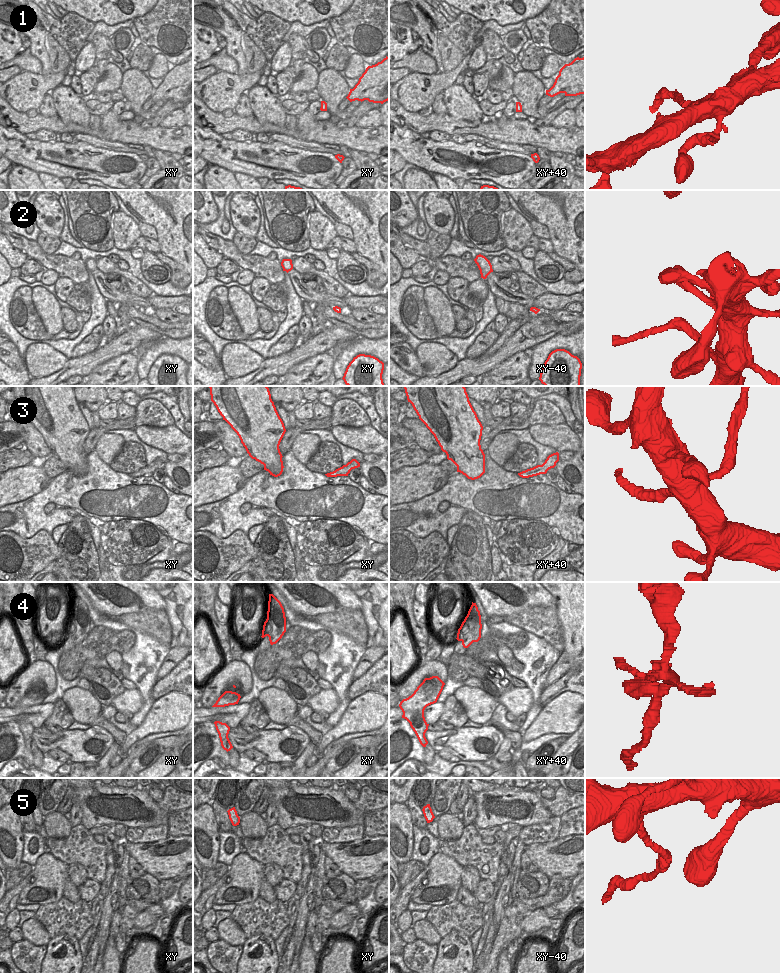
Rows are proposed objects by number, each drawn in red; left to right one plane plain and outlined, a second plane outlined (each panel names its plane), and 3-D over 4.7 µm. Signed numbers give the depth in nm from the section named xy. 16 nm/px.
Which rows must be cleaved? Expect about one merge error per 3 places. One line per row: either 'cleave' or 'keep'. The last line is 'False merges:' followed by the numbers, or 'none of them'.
1: keep
2: keep
3: cleave
4: cleave
5: cleave
False merges: 3, 4, 5

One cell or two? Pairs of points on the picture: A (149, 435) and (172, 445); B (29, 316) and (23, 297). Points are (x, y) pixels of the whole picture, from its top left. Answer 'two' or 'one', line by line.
A: one
B: one

